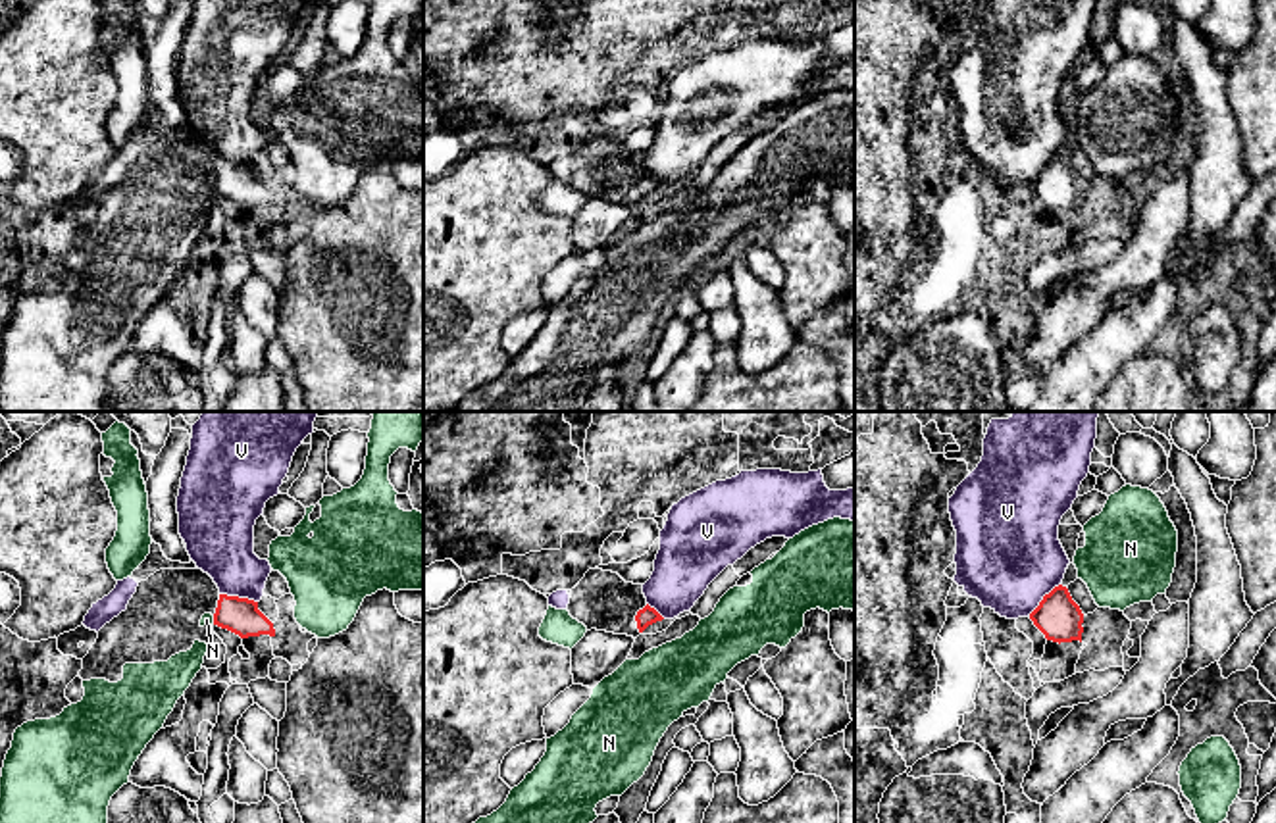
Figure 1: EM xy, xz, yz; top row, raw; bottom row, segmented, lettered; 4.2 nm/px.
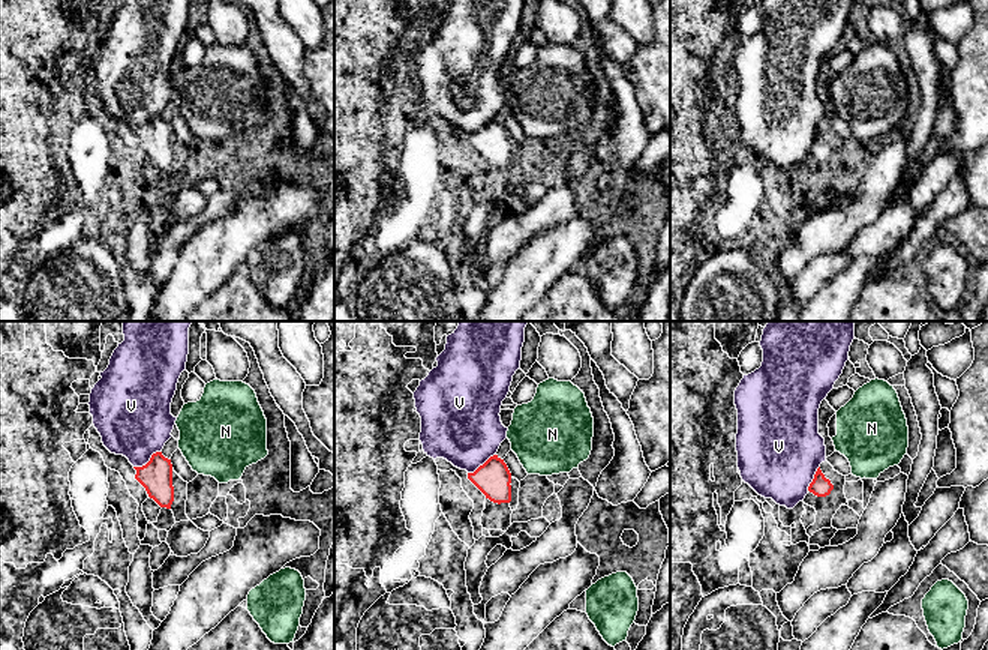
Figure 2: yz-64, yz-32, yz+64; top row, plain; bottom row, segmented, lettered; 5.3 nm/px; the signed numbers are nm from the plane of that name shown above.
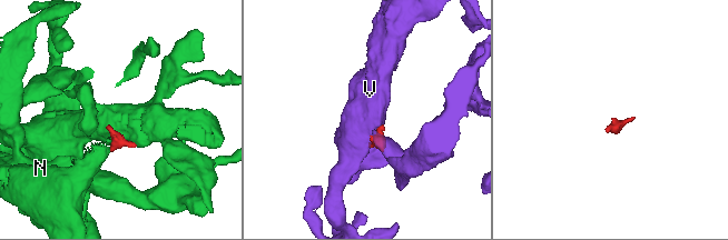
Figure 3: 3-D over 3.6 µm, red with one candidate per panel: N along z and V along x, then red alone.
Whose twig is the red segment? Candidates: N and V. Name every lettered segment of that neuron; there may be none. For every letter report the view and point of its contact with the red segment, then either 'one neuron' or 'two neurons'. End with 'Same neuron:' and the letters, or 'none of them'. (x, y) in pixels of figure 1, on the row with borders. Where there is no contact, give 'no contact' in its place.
N: xy (214, 620) | two neurons
V: yz (1044, 598) | one neuron
Same neuron: V

